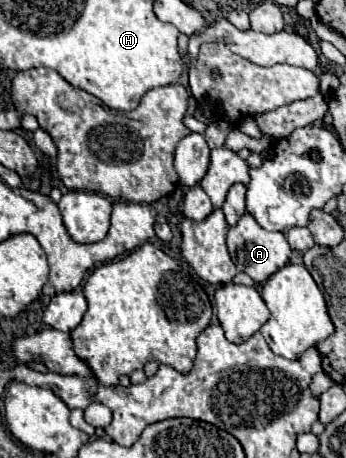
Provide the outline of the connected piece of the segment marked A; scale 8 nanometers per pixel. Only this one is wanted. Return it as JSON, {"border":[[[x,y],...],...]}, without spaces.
{"border":[[[246,213],[234,227],[228,229],[226,243],[228,243],[230,257],[234,265],[238,267],[238,271],[250,275],[256,283],[264,283],[272,273],[282,269],[290,261],[290,253],[292,253],[284,233],[270,233],[262,229],[250,213]]]}

